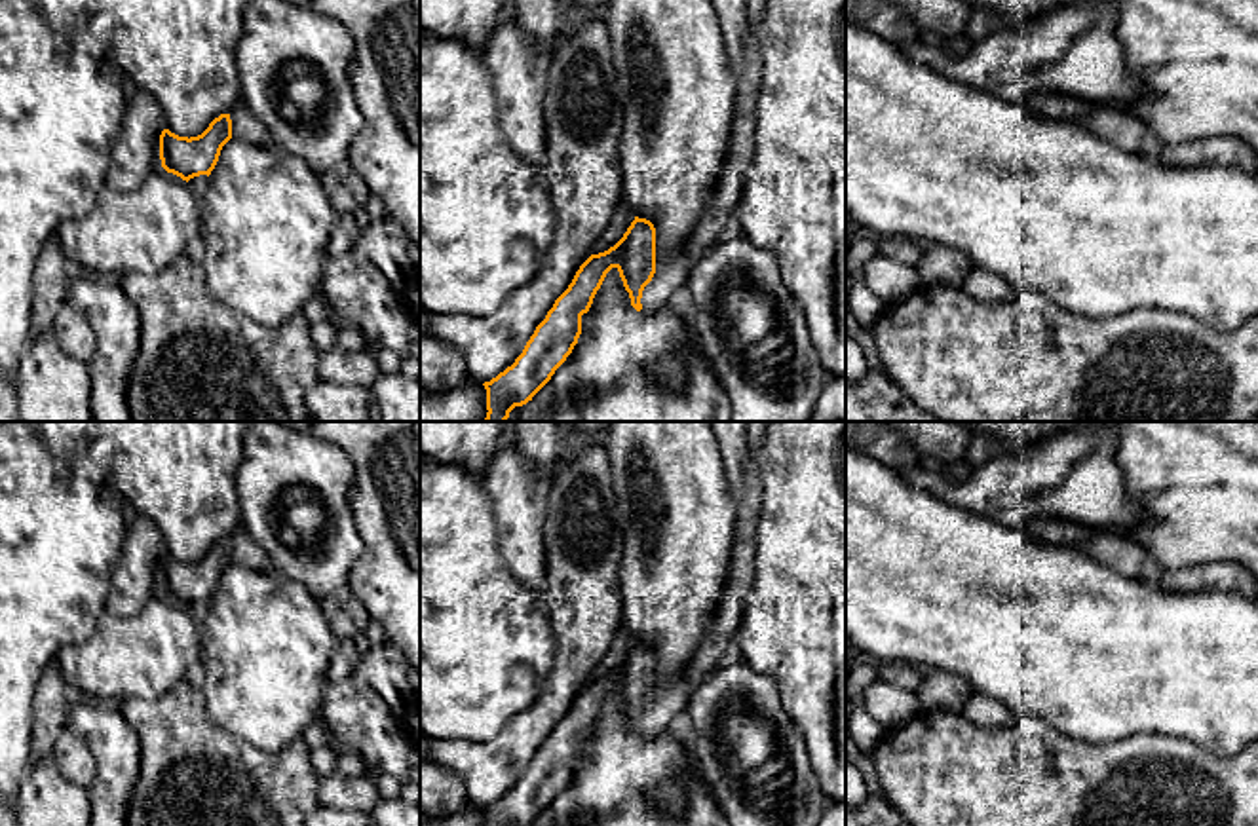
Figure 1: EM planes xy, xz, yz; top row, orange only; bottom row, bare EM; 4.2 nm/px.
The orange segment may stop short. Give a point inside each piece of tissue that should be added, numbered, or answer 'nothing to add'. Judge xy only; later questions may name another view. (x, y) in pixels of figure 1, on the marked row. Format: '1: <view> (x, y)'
1: xy (246, 126)

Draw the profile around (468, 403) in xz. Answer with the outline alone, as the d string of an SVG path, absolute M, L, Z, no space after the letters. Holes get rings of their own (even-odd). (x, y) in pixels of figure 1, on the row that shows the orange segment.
M479 382L447 393L420 387L420 422L483 422L486 412L486 389Z

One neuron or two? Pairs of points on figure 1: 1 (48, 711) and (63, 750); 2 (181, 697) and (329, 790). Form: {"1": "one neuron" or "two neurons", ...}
{"1": "two neurons", "2": "two neurons"}

